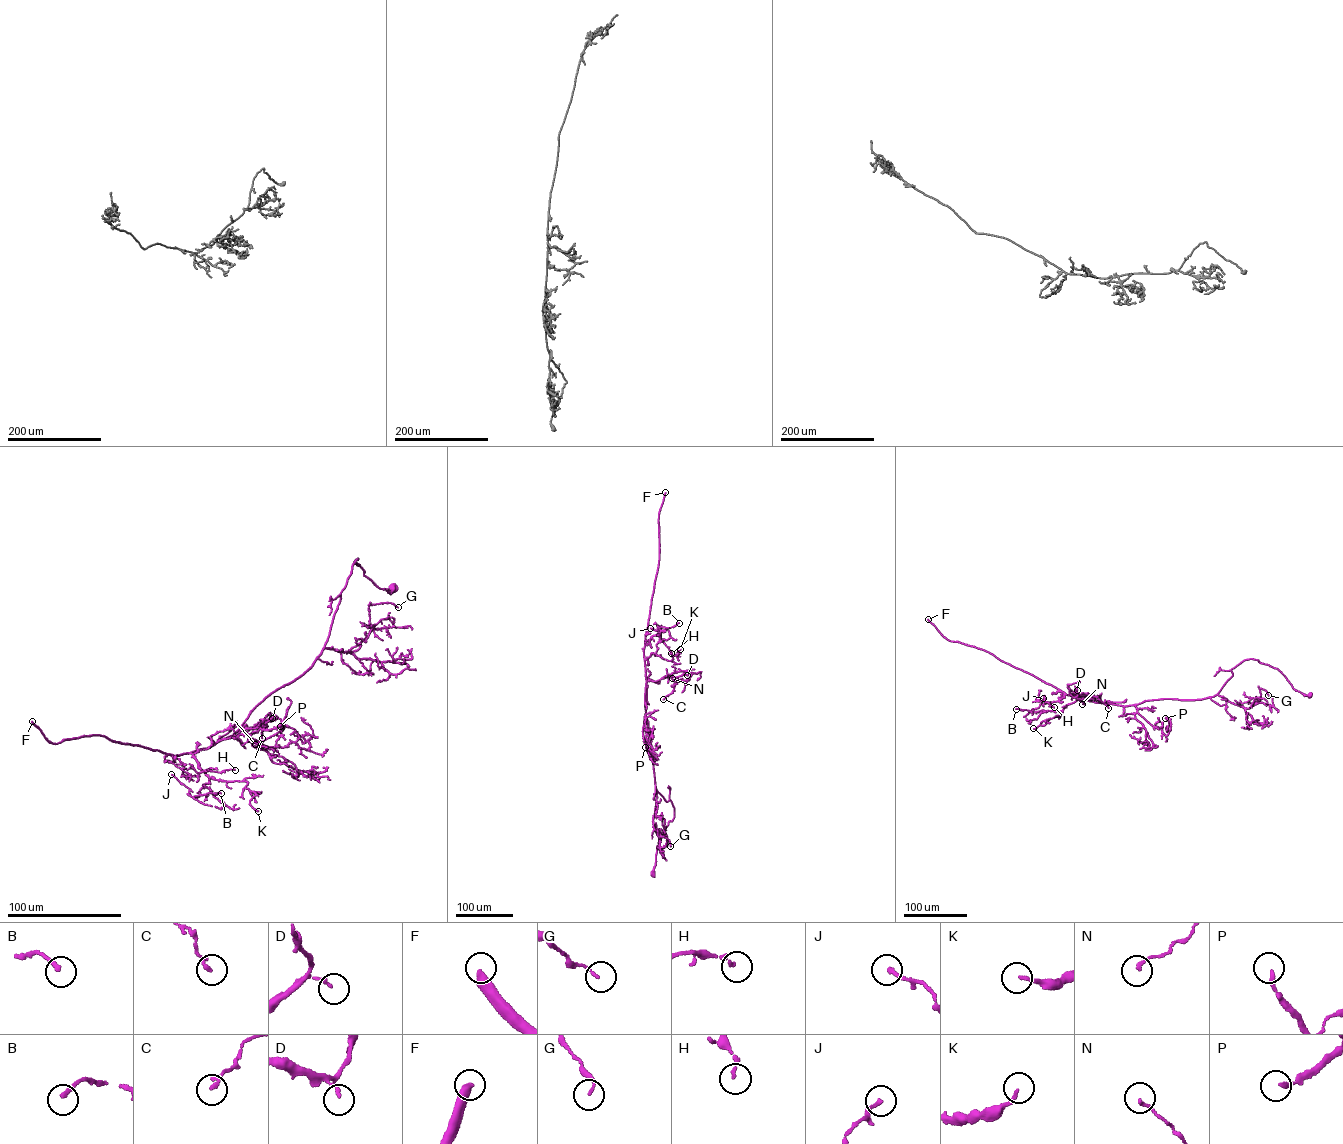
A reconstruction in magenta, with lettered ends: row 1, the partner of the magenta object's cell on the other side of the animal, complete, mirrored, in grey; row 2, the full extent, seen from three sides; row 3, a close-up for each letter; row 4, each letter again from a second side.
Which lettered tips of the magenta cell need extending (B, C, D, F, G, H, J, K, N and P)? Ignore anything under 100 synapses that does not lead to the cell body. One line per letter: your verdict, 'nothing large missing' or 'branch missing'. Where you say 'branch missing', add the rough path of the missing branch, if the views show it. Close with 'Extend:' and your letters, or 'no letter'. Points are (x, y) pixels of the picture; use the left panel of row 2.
B: nothing large missing
C: nothing large missing
D: nothing large missing
F: branch missing
G: nothing large missing
H: nothing large missing
J: nothing large missing
K: nothing large missing
N: nothing large missing
P: nothing large missing
Extend: F

